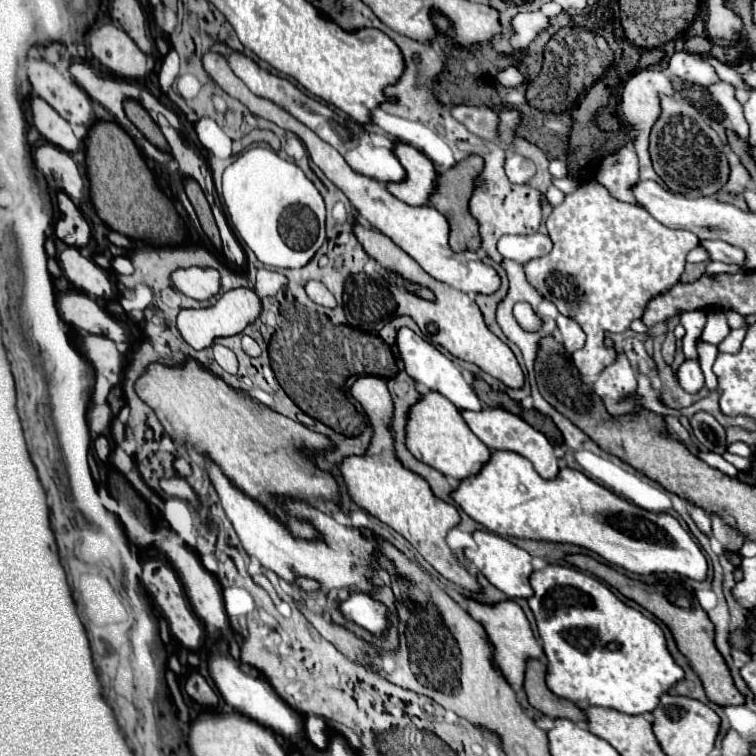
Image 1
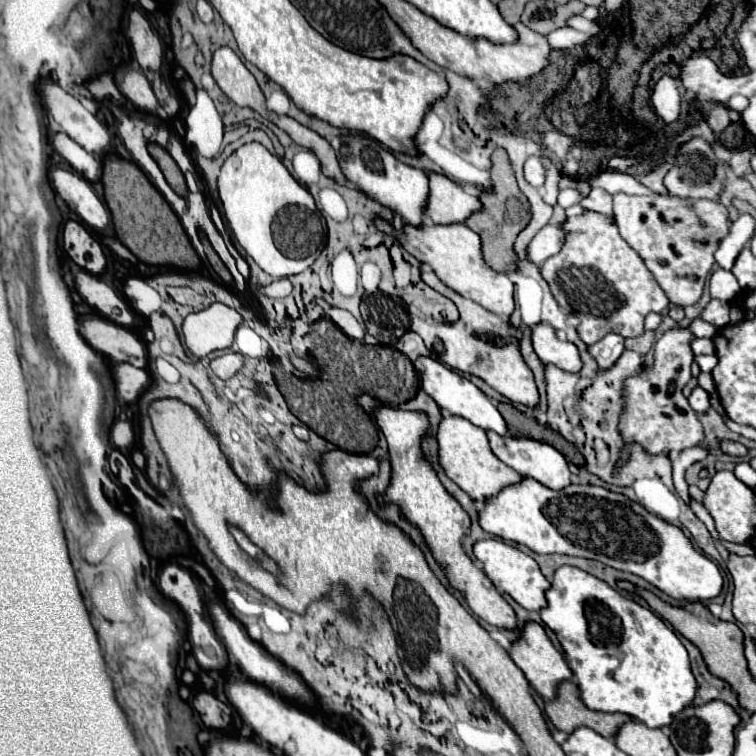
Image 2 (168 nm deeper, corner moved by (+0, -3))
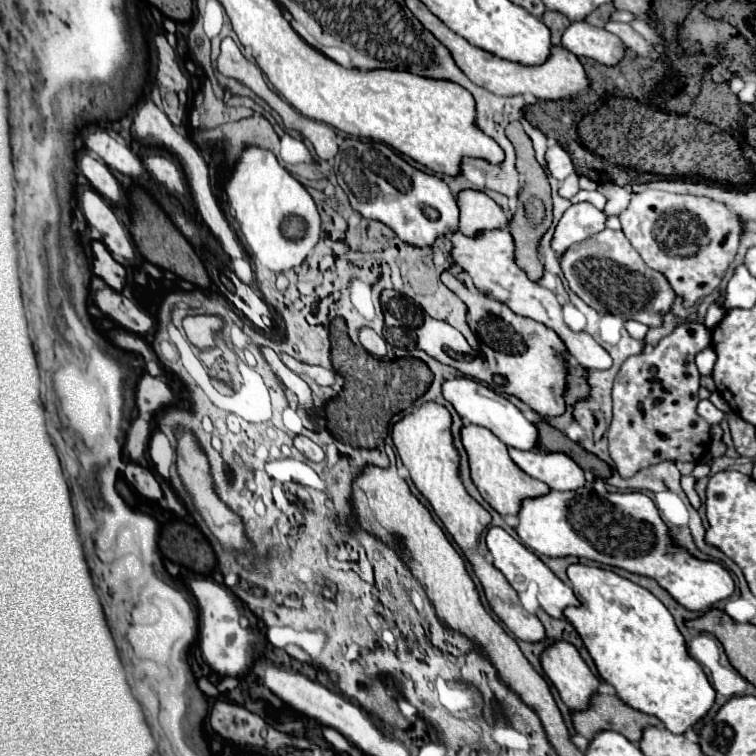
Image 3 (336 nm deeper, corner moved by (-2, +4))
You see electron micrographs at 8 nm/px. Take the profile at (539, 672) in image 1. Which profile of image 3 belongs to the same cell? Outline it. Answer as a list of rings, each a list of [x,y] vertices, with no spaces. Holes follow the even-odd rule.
[[[594,693],[588,709],[572,711],[572,725],[576,733],[584,735],[586,739],[592,739],[594,731],[610,729],[610,731],[618,731],[620,735],[636,743],[644,727],[660,725],[660,721],[652,715],[646,715],[642,711],[624,705],[614,695]]]

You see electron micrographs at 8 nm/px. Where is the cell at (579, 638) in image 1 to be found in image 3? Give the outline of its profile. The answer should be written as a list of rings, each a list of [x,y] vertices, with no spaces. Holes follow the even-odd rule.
[[[570,565],[568,579],[576,599],[580,601],[580,607],[566,607],[564,617],[582,637],[582,643],[598,669],[598,675],[614,687],[616,697],[632,709],[656,715],[672,733],[684,733],[690,725],[698,723],[698,719],[702,719],[702,715],[706,715],[712,707],[716,691],[708,683],[700,663],[688,653],[686,641],[668,609],[644,587],[594,565]]]

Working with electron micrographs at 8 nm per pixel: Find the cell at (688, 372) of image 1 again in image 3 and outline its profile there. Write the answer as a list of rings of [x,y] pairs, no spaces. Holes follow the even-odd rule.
[[[700,401],[698,403],[698,413],[710,423],[710,425],[718,425],[724,417],[724,413],[720,409],[716,409],[710,401]]]

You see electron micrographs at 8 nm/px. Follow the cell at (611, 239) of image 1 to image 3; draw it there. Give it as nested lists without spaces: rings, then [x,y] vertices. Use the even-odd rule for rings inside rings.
[[[604,229],[580,243],[570,245],[560,257],[560,267],[570,291],[576,293],[588,307],[624,321],[632,319],[648,327],[658,327],[676,297],[674,291],[670,291],[666,277],[642,261],[622,231]],[[602,259],[610,259],[618,265],[602,265]]]

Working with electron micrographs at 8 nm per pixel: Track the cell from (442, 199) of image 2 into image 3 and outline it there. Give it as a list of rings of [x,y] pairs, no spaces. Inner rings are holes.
[[[462,189],[456,193],[456,203],[460,209],[458,229],[464,235],[476,235],[478,231],[484,229],[506,227],[508,223],[508,217],[498,207],[498,203],[482,191]]]

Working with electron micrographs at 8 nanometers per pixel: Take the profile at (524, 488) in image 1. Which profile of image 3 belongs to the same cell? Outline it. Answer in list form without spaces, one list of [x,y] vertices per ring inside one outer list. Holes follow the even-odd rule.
[[[588,487],[578,491],[550,489],[546,495],[522,499],[518,525],[514,529],[520,541],[536,553],[548,557],[586,557],[630,573],[652,577],[690,611],[710,609],[714,603],[734,593],[730,573],[720,563],[696,559],[684,547],[674,543],[656,505],[640,491],[598,495]]]

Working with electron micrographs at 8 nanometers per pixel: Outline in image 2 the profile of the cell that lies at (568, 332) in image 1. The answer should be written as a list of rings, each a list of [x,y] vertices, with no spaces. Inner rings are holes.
[[[606,334],[600,342],[590,346],[590,352],[598,360],[600,368],[610,368],[620,358],[620,354],[624,352],[624,336]]]

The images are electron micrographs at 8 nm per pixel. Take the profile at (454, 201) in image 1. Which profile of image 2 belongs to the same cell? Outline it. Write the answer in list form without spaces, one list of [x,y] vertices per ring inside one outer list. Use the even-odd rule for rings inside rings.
[[[496,148],[492,154],[492,178],[496,182],[494,190],[480,198],[484,204],[484,210],[470,216],[464,224],[482,236],[482,250],[484,250],[484,258],[490,264],[490,268],[506,274],[506,272],[518,270],[518,256],[514,254],[514,242],[520,230],[524,230],[530,218],[530,212],[528,212],[528,202],[524,194],[518,192],[516,174],[514,174],[512,162],[504,148]]]

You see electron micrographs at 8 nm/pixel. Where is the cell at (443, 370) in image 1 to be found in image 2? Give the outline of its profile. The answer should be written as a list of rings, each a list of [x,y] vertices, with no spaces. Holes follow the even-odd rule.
[[[420,358],[420,360],[418,360],[418,366],[422,366],[422,370],[420,370],[422,390],[436,400],[436,404],[442,408],[442,412],[444,412],[446,416],[466,418],[466,420],[470,420],[472,424],[476,424],[478,428],[482,428],[482,430],[492,430],[492,432],[496,432],[496,434],[500,434],[500,436],[506,436],[506,434],[508,434],[508,426],[506,426],[502,414],[498,412],[496,404],[492,404],[492,400],[490,400],[480,388],[476,388],[468,378],[460,376],[458,372],[454,372],[452,368],[440,364],[440,362],[434,360],[434,358]]]

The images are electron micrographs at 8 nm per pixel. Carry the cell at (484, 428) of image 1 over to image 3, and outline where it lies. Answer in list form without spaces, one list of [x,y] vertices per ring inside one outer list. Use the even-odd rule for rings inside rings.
[[[508,447],[512,461],[528,475],[544,481],[556,491],[574,491],[584,485],[584,471],[566,453],[544,453],[544,451],[522,451]]]

